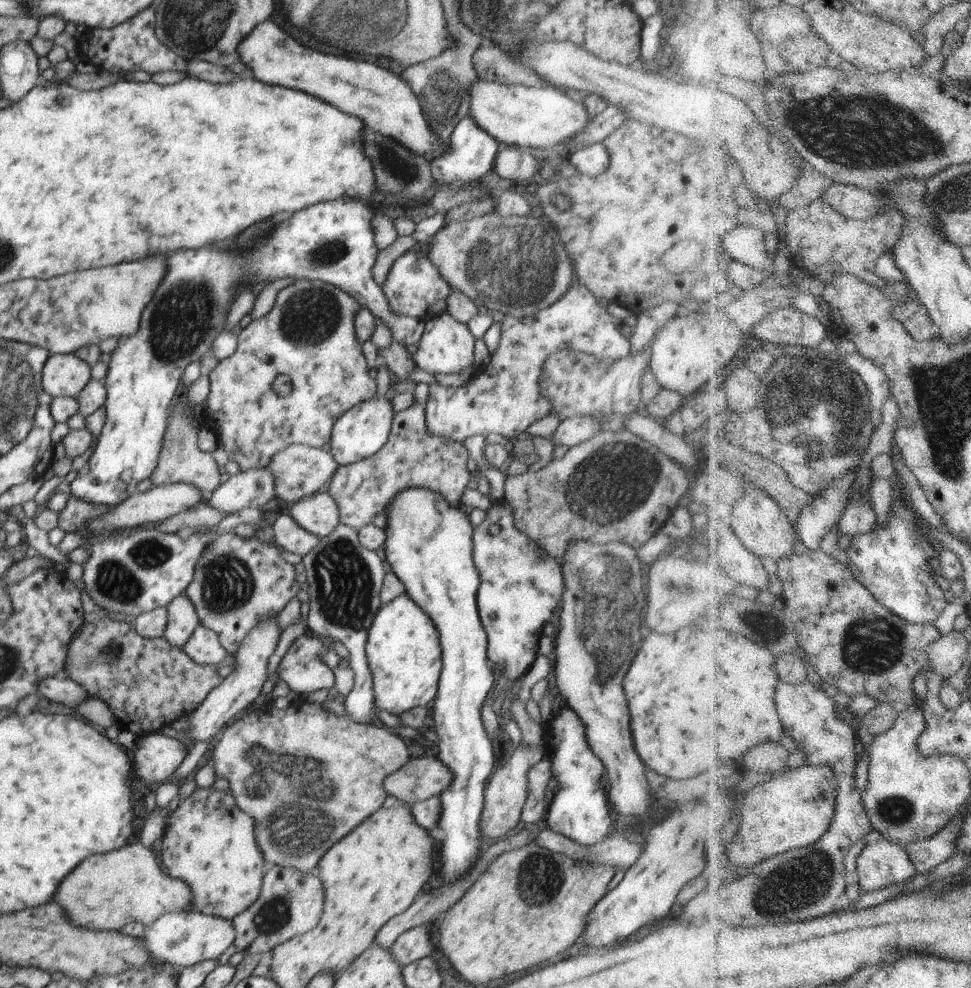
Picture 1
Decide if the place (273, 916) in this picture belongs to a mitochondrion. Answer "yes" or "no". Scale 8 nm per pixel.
yes

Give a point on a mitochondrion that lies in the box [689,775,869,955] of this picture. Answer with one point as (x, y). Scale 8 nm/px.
(806, 881)

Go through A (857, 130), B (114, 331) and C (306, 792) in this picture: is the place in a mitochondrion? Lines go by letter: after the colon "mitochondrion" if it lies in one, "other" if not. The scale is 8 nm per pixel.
A: mitochondrion
B: other
C: mitochondrion

